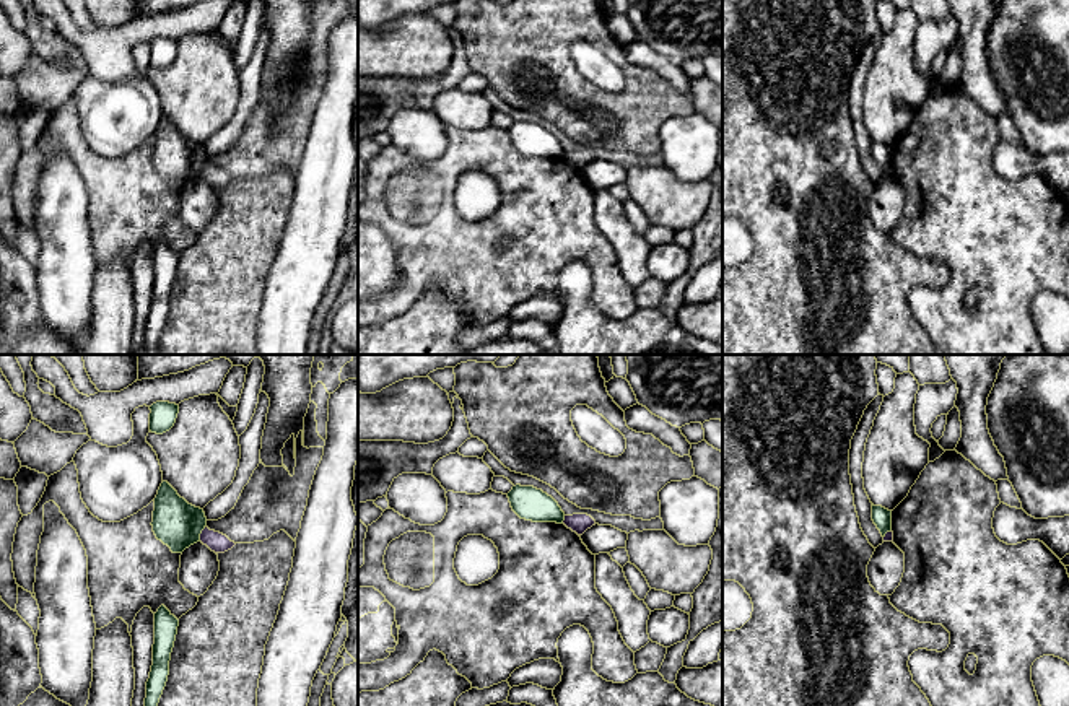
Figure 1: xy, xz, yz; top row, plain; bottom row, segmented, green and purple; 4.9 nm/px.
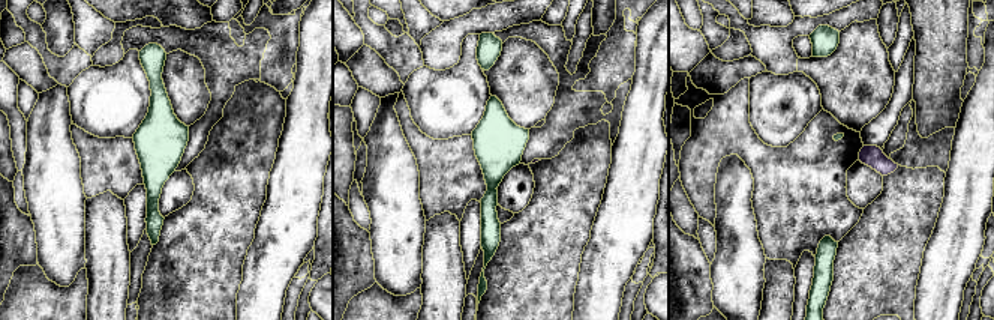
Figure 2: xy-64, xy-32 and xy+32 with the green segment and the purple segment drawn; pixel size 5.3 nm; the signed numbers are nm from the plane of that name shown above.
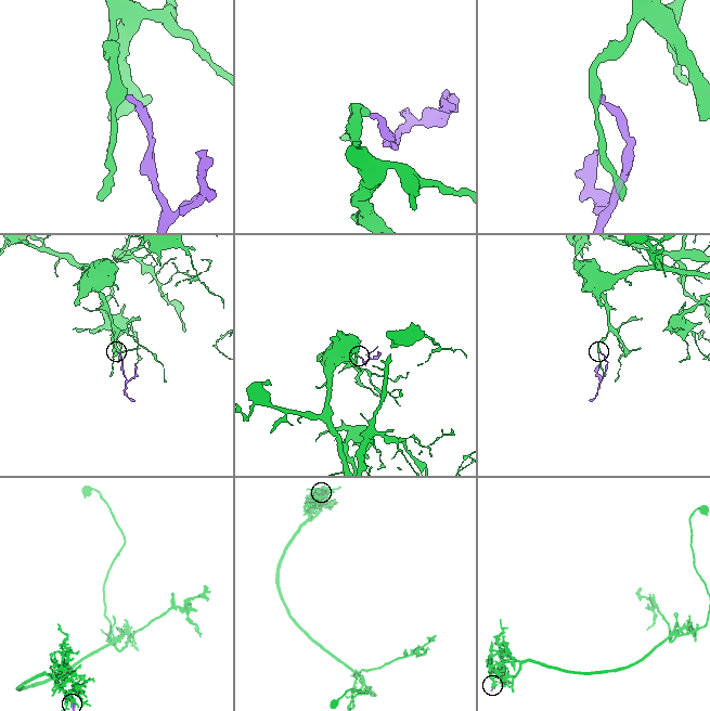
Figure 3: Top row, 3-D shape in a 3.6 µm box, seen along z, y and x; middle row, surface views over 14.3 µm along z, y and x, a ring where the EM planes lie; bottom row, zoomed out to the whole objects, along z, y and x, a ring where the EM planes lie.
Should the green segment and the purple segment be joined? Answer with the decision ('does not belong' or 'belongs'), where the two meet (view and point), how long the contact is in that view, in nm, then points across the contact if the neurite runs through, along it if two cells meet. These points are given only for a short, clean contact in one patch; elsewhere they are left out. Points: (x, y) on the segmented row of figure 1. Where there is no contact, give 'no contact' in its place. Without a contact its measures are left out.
does not belong | xy (200, 532) | 80 nm | along xy (205, 527), (199, 540)

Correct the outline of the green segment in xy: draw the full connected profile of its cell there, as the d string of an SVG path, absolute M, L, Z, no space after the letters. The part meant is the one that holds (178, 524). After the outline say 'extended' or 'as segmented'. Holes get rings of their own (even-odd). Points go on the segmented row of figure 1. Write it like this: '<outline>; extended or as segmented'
M163 482L155 498L151 525L158 540L172 553L182 553L200 542L207 517L203 509L189 504L168 482Z; as segmented

